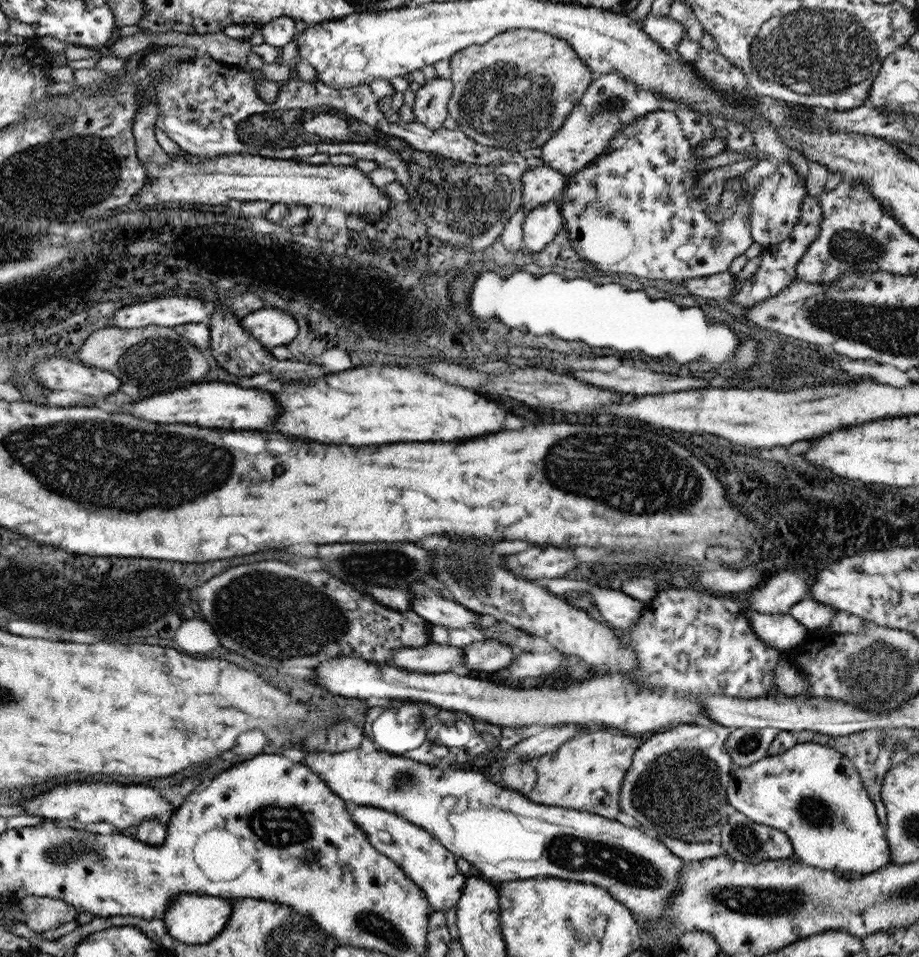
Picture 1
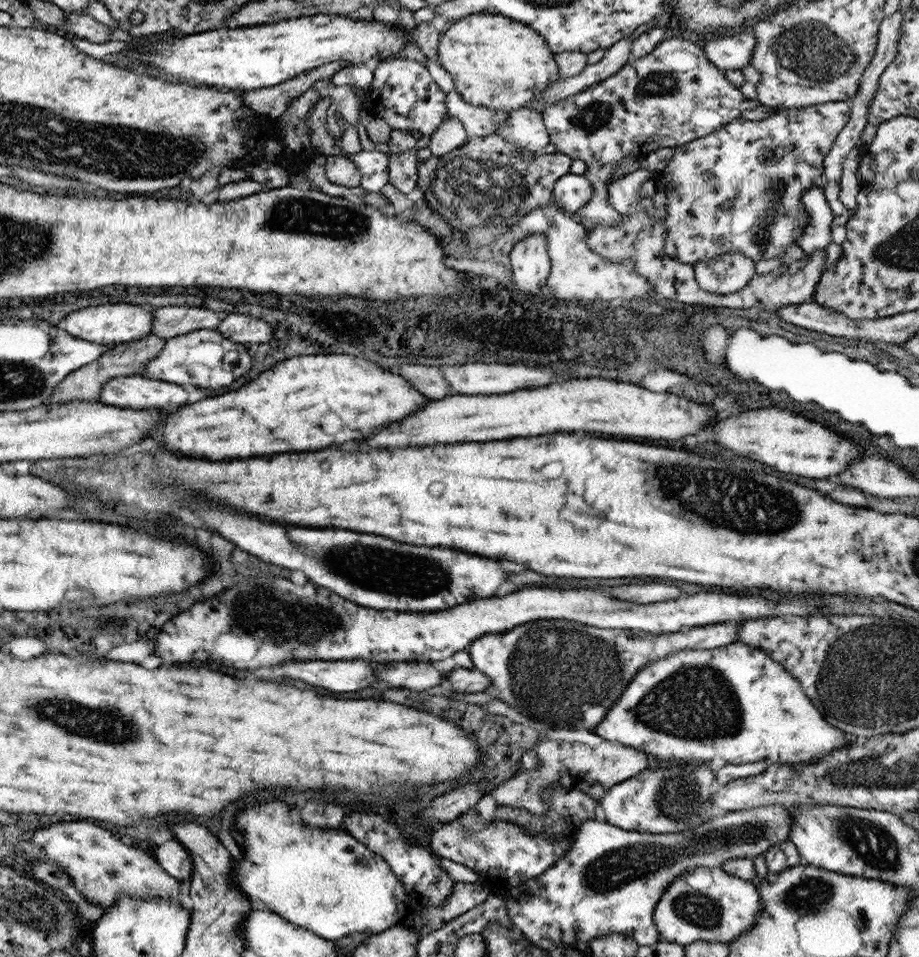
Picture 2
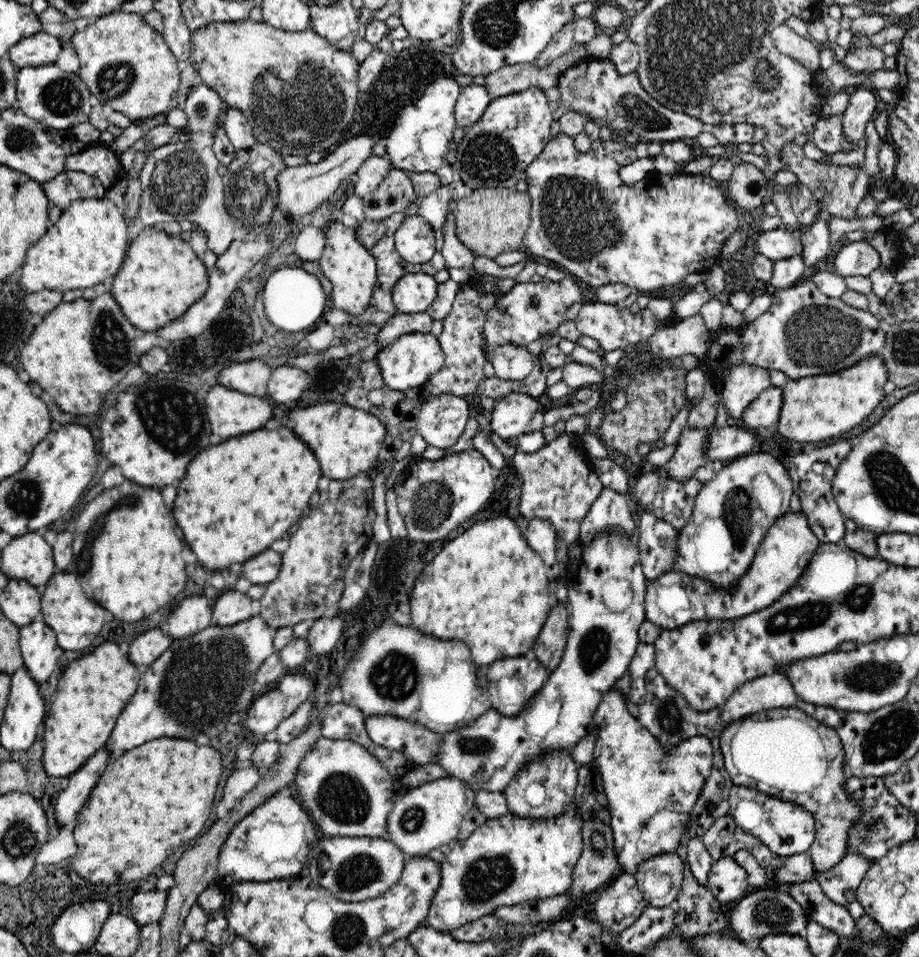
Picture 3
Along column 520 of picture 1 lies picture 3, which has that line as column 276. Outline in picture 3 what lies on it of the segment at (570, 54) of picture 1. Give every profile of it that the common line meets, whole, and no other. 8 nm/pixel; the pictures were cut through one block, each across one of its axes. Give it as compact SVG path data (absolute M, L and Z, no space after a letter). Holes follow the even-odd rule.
M250 19L235 23L217 22L191 33L191 61L202 83L215 90L228 108L238 109L248 119L254 136L260 143L272 147L282 156L306 156L312 152L331 150L344 136L358 105L358 69L360 62L352 51L332 46L311 29L286 32Z

